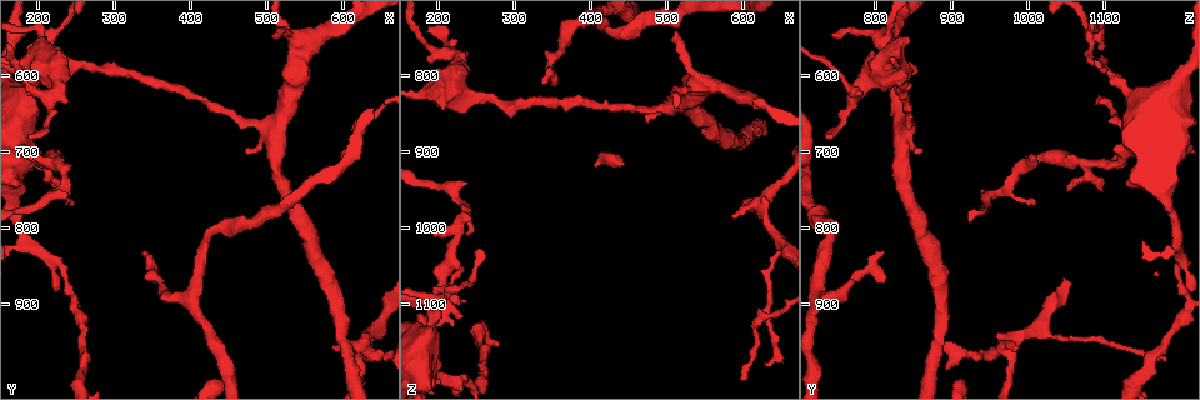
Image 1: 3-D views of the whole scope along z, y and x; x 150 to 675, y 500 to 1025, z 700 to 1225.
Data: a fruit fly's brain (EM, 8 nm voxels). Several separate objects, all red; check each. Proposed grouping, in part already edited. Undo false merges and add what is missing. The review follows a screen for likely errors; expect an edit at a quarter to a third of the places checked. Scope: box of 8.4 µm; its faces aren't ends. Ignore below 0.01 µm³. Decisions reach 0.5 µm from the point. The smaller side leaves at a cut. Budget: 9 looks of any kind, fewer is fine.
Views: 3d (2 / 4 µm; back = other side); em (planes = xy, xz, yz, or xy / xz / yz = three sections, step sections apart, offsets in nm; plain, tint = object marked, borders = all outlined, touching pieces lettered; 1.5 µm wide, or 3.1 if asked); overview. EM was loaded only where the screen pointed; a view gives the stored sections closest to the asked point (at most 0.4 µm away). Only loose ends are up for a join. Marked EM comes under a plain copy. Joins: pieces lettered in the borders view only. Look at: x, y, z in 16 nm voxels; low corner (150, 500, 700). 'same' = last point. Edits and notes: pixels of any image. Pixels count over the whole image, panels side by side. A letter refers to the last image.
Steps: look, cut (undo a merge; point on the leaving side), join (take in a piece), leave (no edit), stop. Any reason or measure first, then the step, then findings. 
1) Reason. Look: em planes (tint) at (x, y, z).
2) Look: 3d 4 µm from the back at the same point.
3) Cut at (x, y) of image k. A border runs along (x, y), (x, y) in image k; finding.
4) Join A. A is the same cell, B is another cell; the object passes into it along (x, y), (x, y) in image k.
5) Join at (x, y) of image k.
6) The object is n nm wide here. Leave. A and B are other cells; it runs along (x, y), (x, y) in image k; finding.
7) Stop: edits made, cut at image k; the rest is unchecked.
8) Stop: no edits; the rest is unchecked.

End of a long branch. Look: 3d 2 µm at (630, 975, 1180).

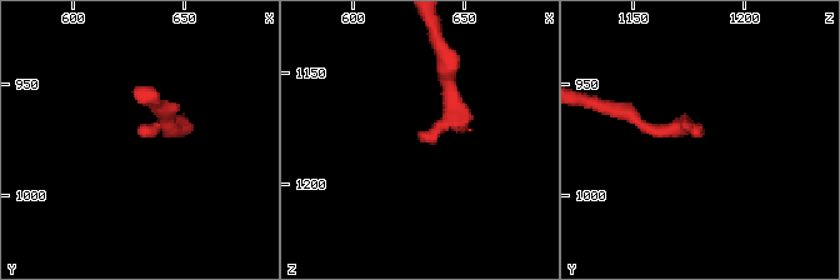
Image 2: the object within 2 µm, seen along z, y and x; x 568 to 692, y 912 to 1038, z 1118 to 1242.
Now the EM. Look: em planes (tint) at (629, 971, 1178).

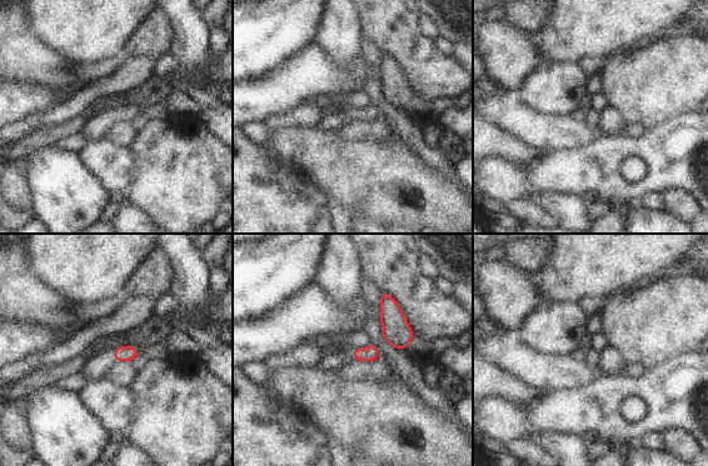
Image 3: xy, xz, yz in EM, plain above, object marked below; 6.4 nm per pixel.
See the neighbours. Look: em planes (borders) at the same point.

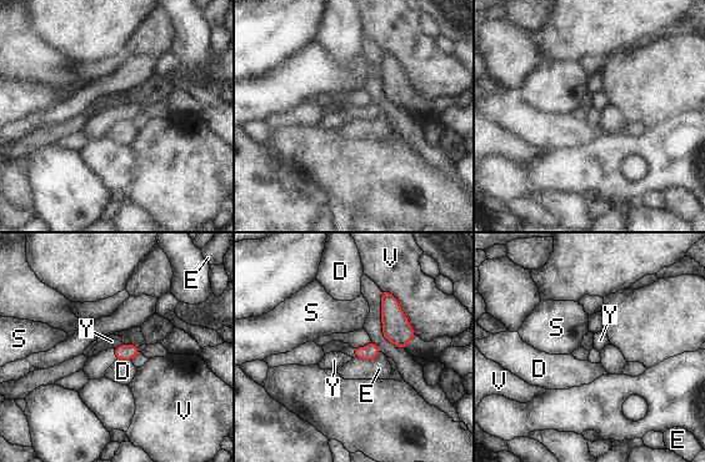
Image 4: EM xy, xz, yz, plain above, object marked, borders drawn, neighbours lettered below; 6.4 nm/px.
The object is 90 nm wide here. Leave. D, E, S, V and Y are other cells; a border runs along (121, 344), (114, 348) in image 4; no lettered piece goes on from it.

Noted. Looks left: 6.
Branch stops here. Look: em yz step 8 (tint) at (235, 750, 1095).

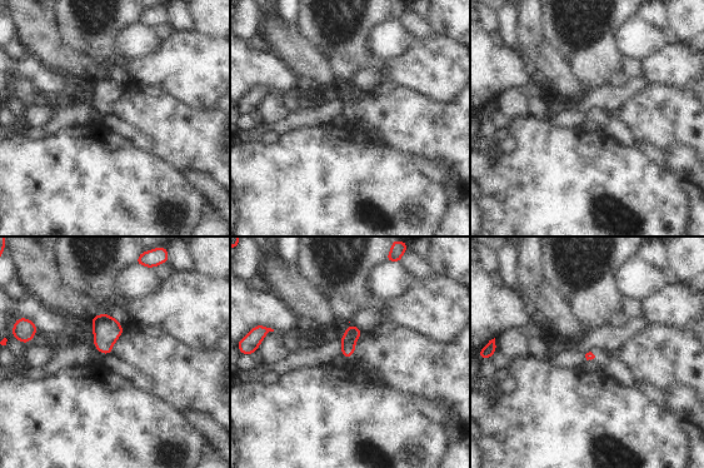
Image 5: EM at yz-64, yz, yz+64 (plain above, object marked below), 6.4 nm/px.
Cut it another way. Look: em planes (borders) at the same point.

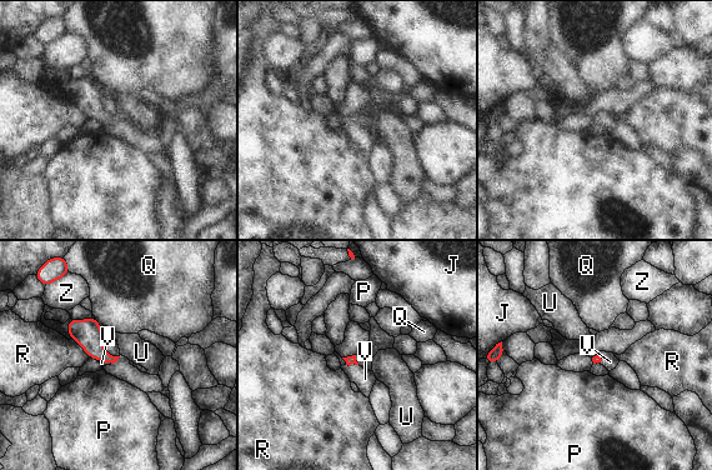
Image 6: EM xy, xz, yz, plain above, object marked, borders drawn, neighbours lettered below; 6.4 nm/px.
Join V. V is the same cell, J, P, Q, R, U and Z are other cells; the object passes into it along (349, 360), (350, 364), (365, 379) in image 6; the cell continues.

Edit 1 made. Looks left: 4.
Look: overview.

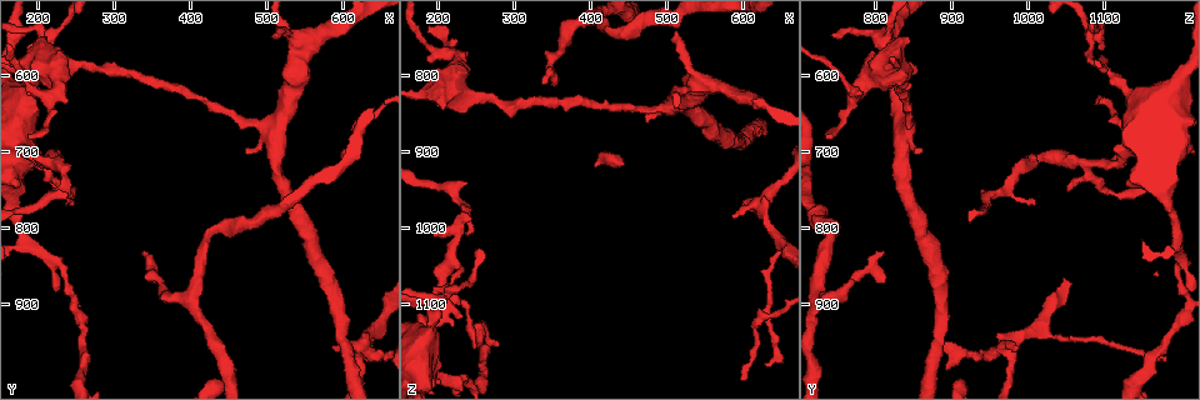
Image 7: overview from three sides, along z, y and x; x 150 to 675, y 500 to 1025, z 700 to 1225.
Abrupt turn. Look: 3d 4 µm at (370, 890, 750).

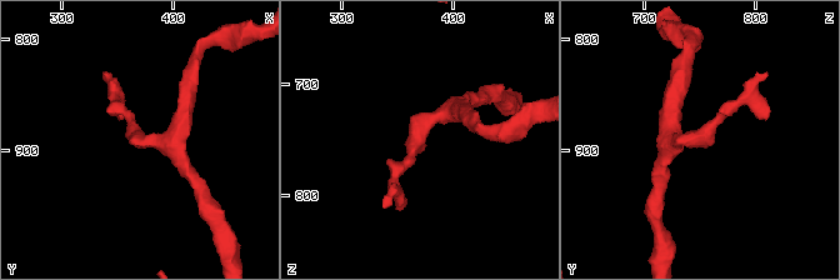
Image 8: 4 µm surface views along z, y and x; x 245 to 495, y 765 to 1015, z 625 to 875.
Look: em planes (borders) at (366, 888, 748).

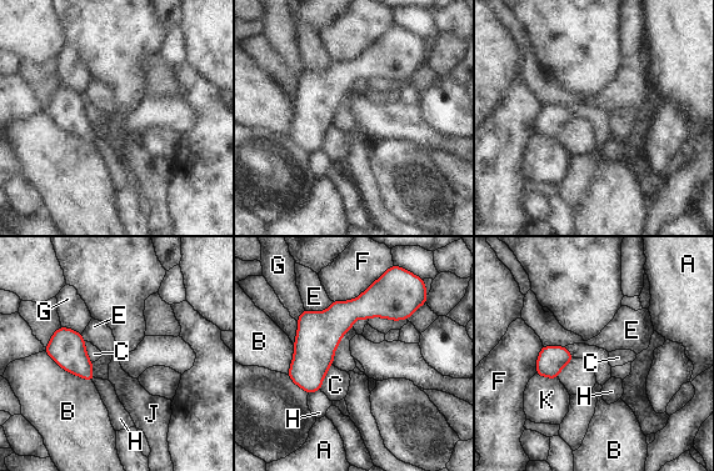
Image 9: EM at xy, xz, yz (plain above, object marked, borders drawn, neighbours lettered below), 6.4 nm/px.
The object is 240 nm wide here. Leave. A, B, C, E, F, G, H, J and K are other cells; a border runs along (44, 351), (65, 370), (91, 381) in image 9; one cell here.

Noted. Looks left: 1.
Stop: edits made, join at image 6; the rest is unchecked.

